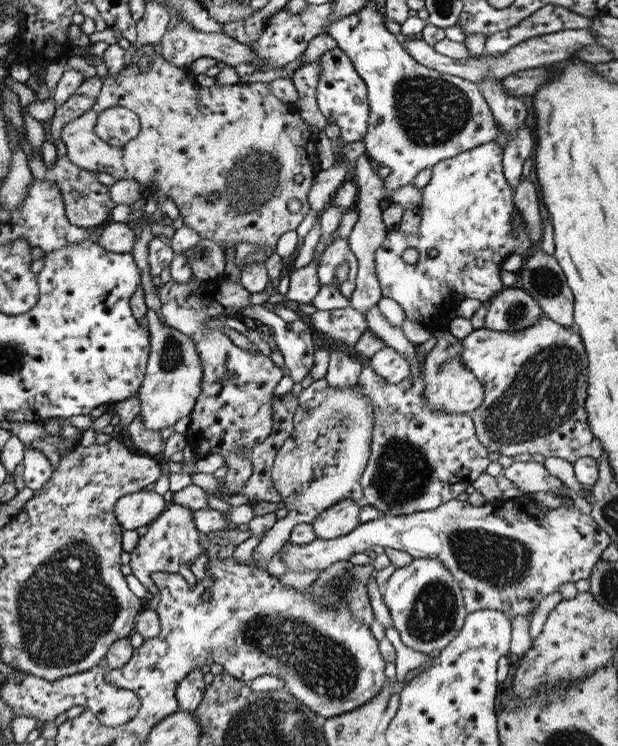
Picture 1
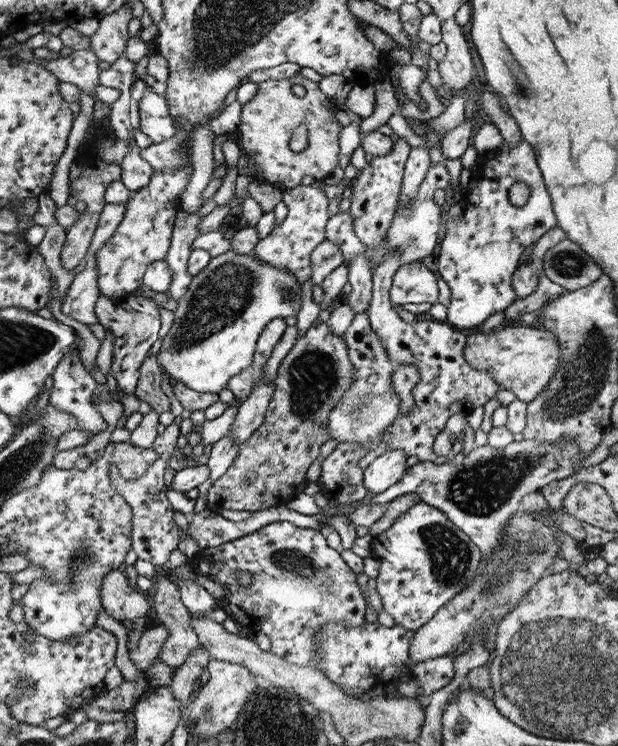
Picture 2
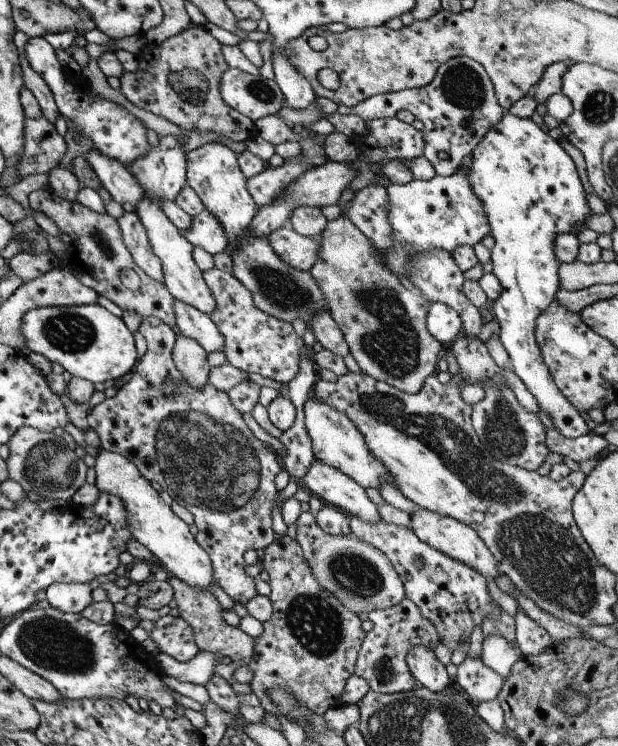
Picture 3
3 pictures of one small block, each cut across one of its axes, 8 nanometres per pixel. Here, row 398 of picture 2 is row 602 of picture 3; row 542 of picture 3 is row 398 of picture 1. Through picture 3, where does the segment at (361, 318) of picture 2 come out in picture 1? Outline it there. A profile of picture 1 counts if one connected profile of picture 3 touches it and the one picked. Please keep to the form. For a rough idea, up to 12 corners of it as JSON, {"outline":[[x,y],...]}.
{"outline":[[357,385],[298,395],[258,567],[332,504],[363,506],[374,416]]}

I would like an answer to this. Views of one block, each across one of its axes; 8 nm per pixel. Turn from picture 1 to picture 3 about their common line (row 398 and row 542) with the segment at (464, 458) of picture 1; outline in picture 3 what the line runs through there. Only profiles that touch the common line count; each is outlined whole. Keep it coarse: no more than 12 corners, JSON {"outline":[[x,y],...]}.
{"outline":[[347,517],[452,652],[497,618],[483,576],[383,519]]}

